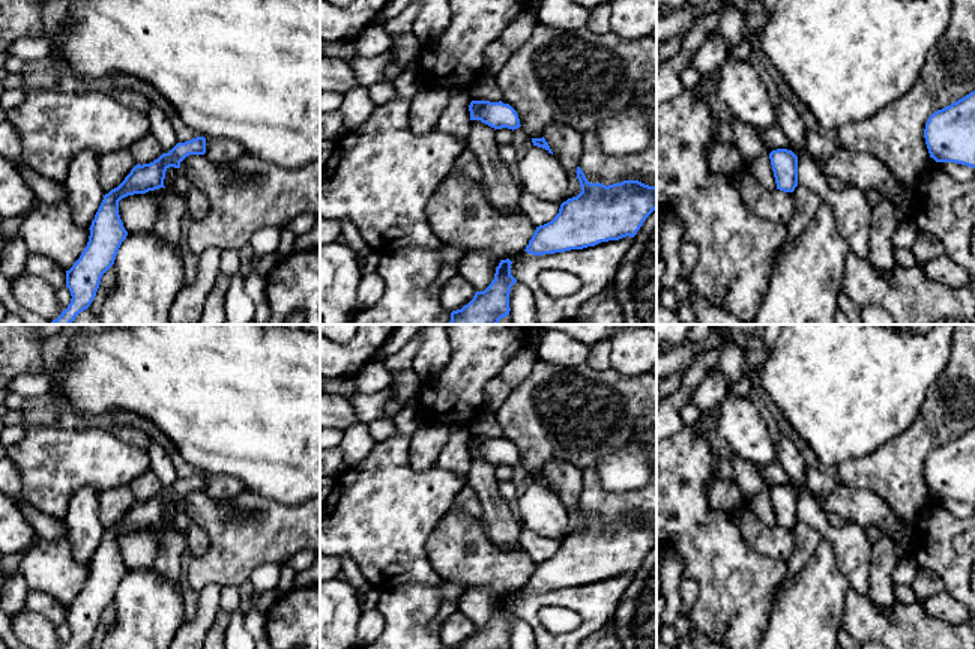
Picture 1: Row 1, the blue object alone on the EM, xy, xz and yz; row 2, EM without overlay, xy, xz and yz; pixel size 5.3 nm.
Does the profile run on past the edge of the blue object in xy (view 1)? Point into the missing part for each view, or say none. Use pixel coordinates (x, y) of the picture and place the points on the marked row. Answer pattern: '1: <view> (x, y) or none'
1: none

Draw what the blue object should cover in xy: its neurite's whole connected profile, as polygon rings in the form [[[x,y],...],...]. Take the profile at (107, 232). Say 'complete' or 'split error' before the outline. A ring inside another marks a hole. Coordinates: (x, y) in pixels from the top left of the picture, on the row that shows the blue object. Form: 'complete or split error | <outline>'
complete | [[[204,137],[177,143],[153,162],[137,164],[117,188],[104,195],[89,228],[87,246],[74,266],[66,270],[66,287],[72,296],[71,303],[51,324],[71,324],[80,312],[87,309],[96,296],[102,275],[114,264],[117,251],[128,236],[119,215],[119,201],[128,195],[165,188],[165,171],[170,167],[180,168],[180,162],[186,156],[204,153]]]

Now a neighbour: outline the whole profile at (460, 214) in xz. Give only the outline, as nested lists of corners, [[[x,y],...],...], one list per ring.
[[[449,173],[427,204],[427,219],[445,246],[506,260],[526,249],[536,227],[523,213],[497,210],[481,185]]]

